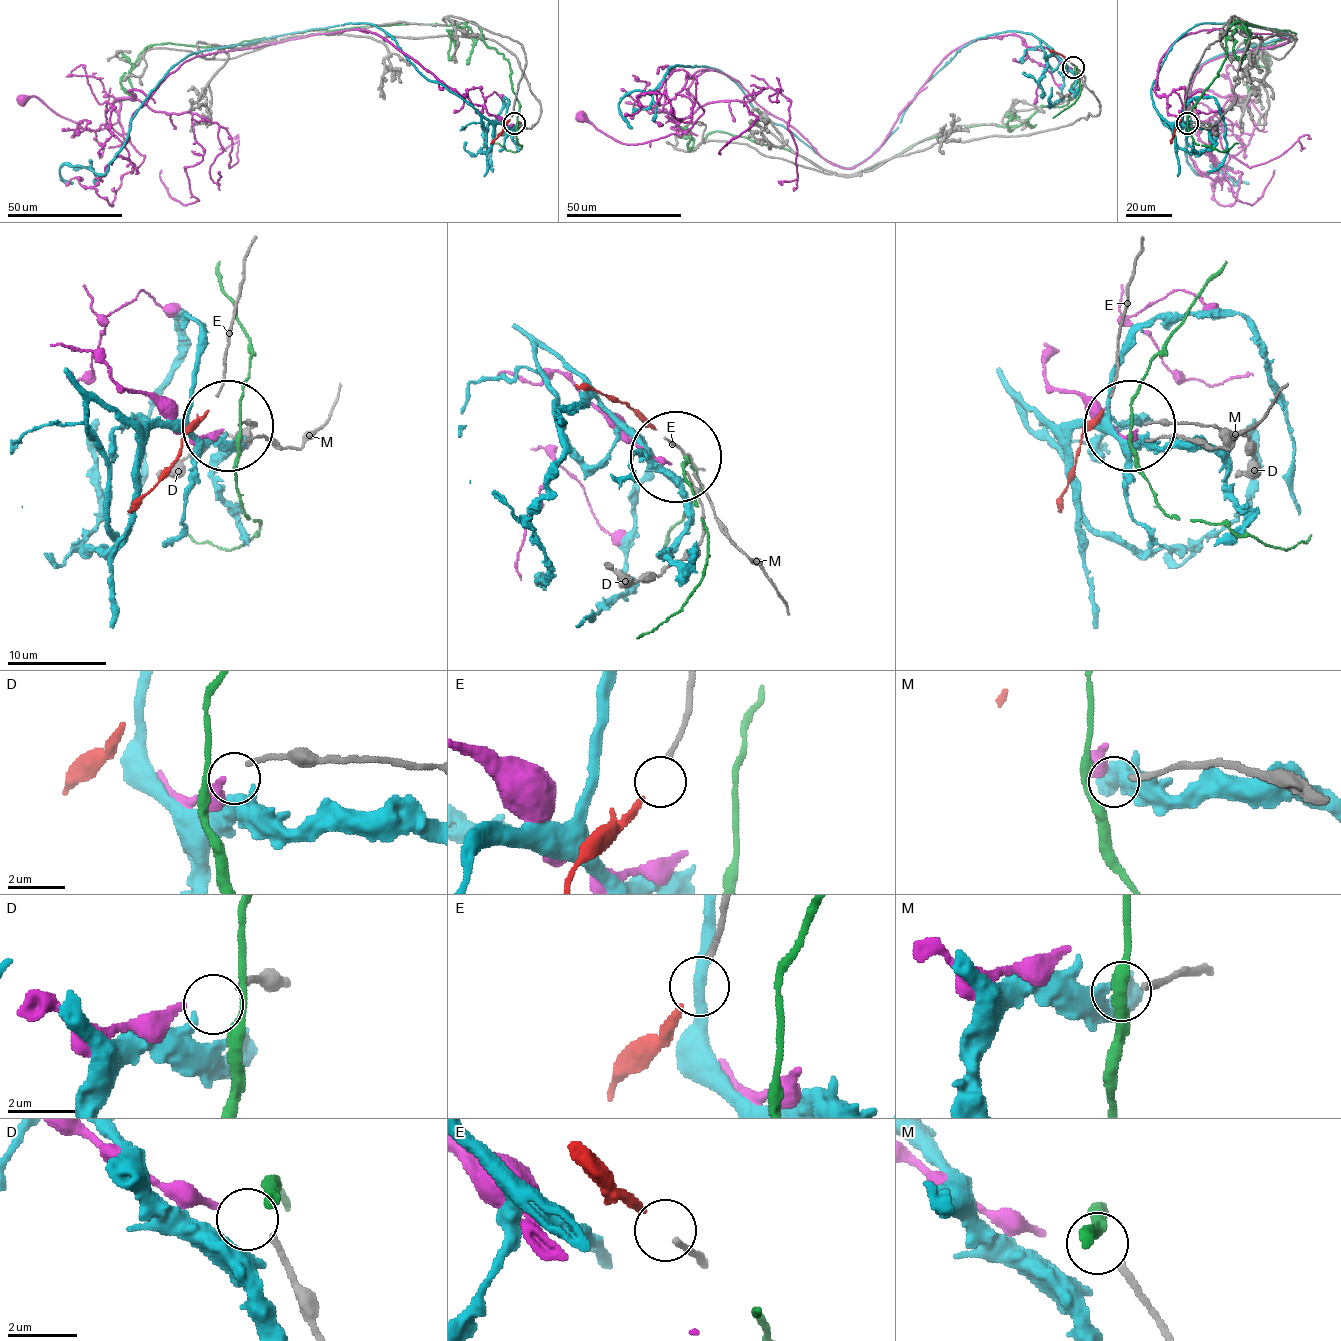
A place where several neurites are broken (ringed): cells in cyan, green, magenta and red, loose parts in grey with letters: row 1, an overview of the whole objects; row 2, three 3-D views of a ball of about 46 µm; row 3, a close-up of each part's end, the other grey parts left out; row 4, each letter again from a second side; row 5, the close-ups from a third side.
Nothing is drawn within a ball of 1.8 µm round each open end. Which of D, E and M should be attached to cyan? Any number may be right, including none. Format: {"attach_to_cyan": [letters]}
{"attach_to_cyan": []}

